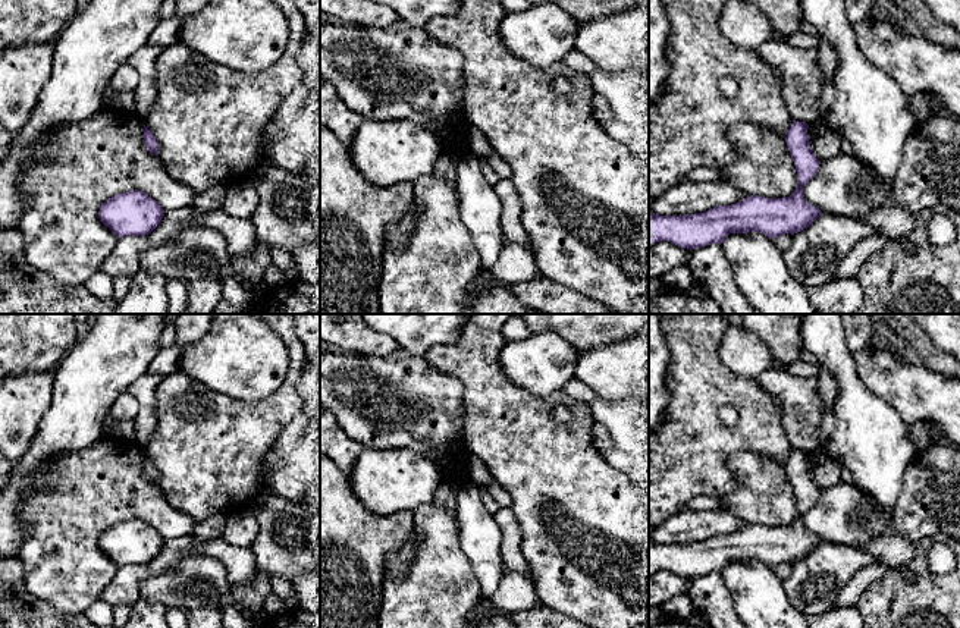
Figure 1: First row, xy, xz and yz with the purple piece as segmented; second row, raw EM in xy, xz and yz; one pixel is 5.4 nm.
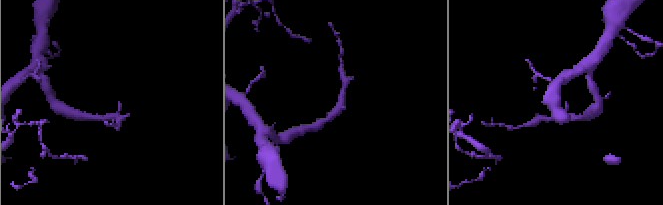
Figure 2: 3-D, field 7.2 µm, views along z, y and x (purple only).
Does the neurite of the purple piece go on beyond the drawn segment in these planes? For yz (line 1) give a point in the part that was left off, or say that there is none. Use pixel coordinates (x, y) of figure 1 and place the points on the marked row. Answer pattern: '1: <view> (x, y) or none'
1: none

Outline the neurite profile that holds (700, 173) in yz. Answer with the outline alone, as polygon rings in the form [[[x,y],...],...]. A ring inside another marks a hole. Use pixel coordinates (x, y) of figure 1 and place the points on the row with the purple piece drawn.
[[[697,167],[693,169],[684,180],[691,182],[721,182],[722,172],[718,167]]]

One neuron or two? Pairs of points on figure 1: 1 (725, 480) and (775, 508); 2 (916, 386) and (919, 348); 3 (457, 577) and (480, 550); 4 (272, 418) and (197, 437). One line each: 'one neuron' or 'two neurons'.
1: two neurons
2: two neurons
3: two neurons
4: one neuron

